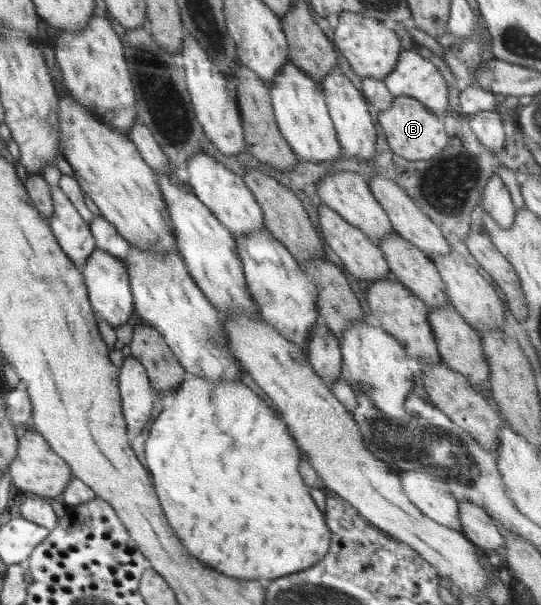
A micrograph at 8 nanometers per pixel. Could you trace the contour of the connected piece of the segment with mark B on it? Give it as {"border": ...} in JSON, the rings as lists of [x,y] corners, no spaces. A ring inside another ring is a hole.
{"border":[[[399,96],[392,100],[390,108],[379,113],[377,118],[390,149],[400,157],[410,161],[430,159],[449,145],[449,137],[442,120],[431,113],[424,104],[409,96]]]}

